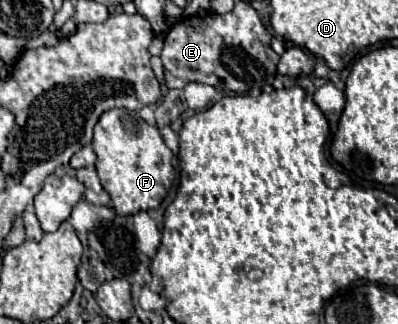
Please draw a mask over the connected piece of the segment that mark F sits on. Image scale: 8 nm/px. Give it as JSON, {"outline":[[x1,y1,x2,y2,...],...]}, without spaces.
{"outline":[[126,108,106,110,94,126,92,146,98,156,98,178,104,190,110,194,112,208,118,214,126,216,160,206,174,182,174,168,172,152,164,144,156,126,146,124,138,112,130,112]]}

